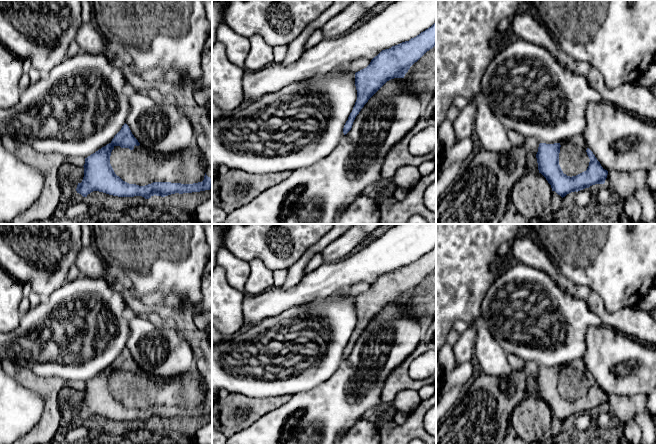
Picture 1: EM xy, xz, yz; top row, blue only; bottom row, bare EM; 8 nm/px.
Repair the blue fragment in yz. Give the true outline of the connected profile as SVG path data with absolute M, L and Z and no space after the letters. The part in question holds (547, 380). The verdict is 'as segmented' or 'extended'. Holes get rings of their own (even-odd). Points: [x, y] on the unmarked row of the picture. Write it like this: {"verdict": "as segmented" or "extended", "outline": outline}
{"verdict": "extended", "outline": "M582 359L561 367L540 367L536 382L539 397L562 422L592 409L604 408L608 399Z"}

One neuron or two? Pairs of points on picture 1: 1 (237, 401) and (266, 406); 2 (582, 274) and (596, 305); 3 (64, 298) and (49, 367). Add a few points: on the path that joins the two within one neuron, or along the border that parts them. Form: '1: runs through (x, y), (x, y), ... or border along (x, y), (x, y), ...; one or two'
1: runs through (244, 405), (259, 406); one
2: border along (569, 281), (586, 291), (595, 292), (606, 309); two
3: runs through (101, 296), (117, 315), (121, 333), (86, 367); one

